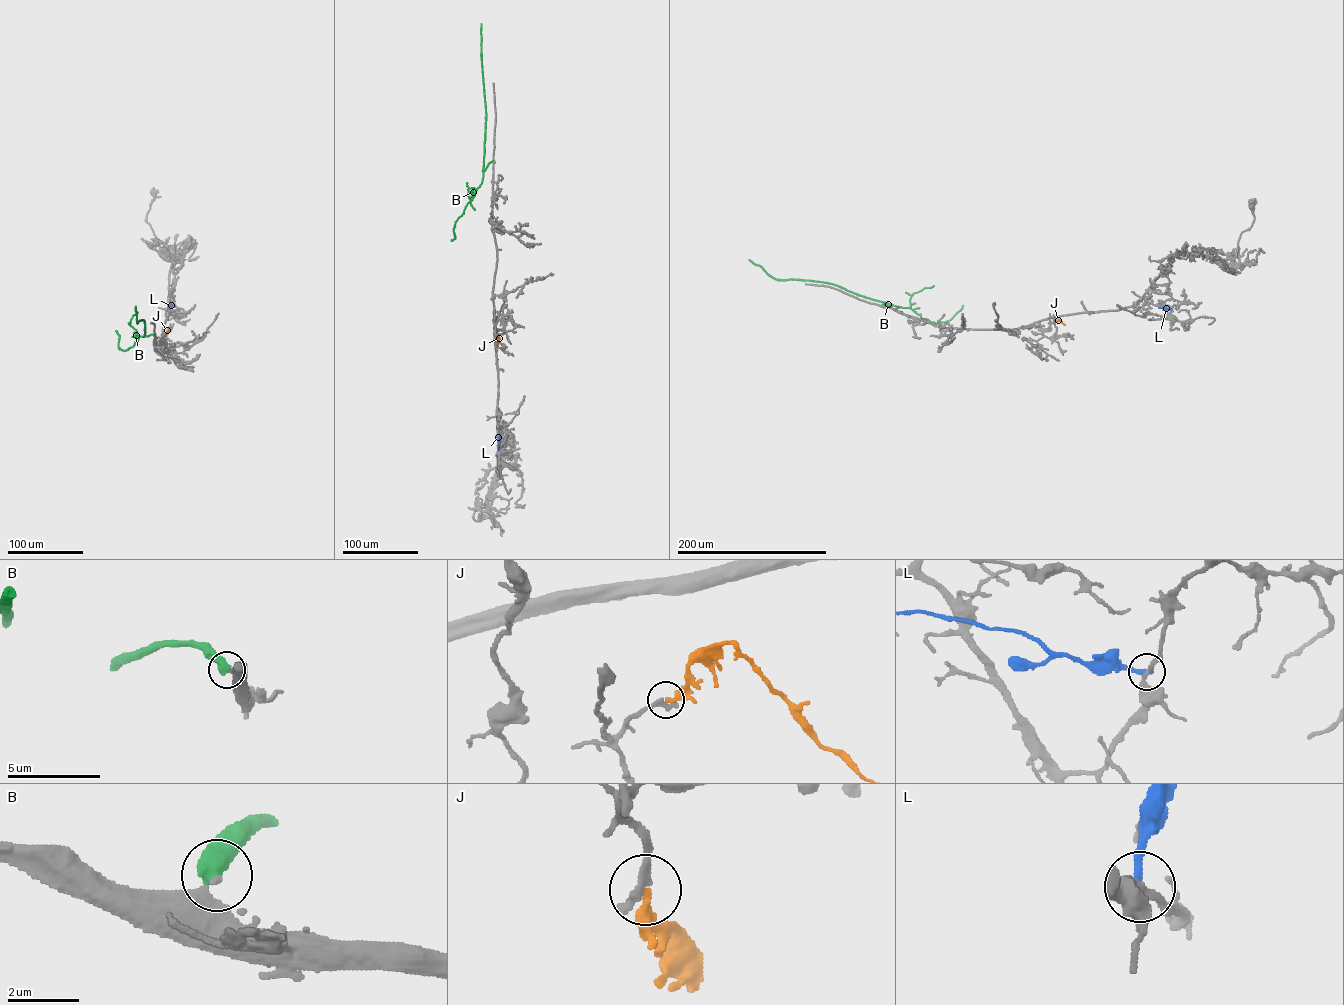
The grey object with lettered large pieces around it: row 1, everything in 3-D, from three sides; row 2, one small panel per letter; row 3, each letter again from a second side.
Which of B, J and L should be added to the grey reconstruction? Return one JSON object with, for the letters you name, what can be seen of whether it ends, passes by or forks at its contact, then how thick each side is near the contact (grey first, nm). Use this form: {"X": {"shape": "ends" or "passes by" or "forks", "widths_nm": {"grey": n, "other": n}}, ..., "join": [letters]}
{"J": {"shape": "ends", "widths_nm": {"grey": 320, "other": 320}}, "join": ["J"]}

